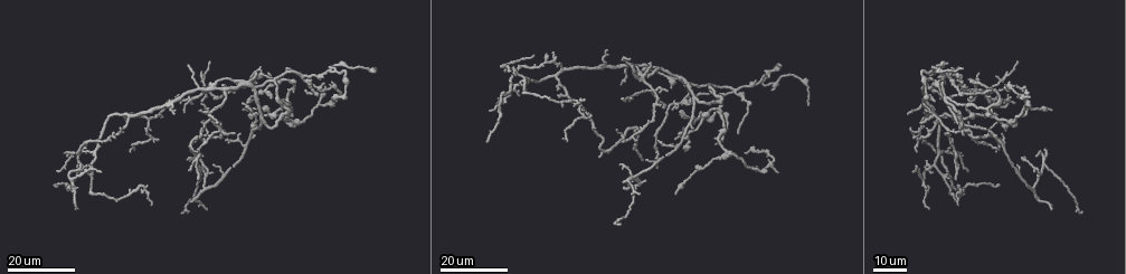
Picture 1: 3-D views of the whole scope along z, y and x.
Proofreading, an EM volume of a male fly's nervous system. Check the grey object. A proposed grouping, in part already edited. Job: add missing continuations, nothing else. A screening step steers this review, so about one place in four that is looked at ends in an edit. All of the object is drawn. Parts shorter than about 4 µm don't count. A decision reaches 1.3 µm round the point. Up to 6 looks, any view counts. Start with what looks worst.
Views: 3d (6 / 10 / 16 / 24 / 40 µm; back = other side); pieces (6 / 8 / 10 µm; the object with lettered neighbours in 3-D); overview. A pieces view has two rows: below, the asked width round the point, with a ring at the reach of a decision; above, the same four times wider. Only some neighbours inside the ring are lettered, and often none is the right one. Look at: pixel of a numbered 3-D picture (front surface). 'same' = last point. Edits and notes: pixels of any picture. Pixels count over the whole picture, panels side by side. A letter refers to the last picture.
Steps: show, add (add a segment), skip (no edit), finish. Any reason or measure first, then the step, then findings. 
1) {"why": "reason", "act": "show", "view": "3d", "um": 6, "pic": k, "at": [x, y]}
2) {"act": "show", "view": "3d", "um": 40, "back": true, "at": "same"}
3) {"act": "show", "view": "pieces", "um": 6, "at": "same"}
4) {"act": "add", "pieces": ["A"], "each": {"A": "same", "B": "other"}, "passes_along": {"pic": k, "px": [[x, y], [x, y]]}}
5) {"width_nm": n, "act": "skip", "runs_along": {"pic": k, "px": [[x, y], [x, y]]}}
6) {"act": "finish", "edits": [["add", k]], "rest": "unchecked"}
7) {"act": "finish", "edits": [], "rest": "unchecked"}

{"why": "free end", "act": "show", "view": "3d", "um": 24, "pic": 1, "at": [624, 180]}

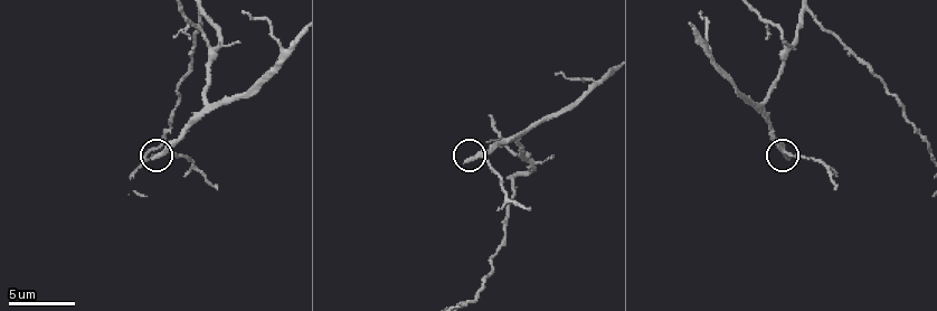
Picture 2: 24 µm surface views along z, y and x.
{"act": "show", "view": "pieces", "um": 10, "pic": 2, "at": [151, 159]}

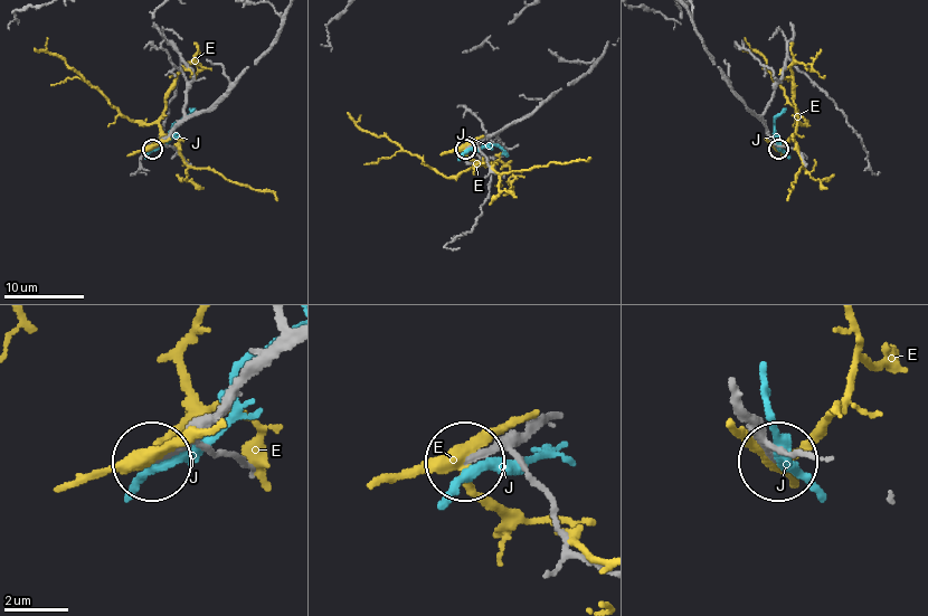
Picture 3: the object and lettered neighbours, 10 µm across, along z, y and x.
{"act": "skip", "each": {"E": "other", "J": "other"}, "runs_along": {"pic": 3, "px": [[284, 346], [158, 457]]}, "found": "no lettered segment goes on from it"}

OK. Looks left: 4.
{"why": "free end", "act": "show", "view": "3d", "um": 24, "pic": 1, "at": [1046, 150]}

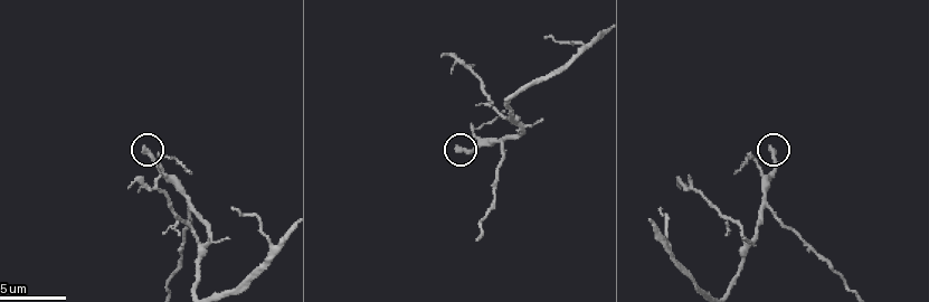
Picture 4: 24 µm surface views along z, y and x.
{"why": "see the neighbours", "act": "show", "view": "pieces", "um": 10, "pic": 4, "at": [770, 146]}

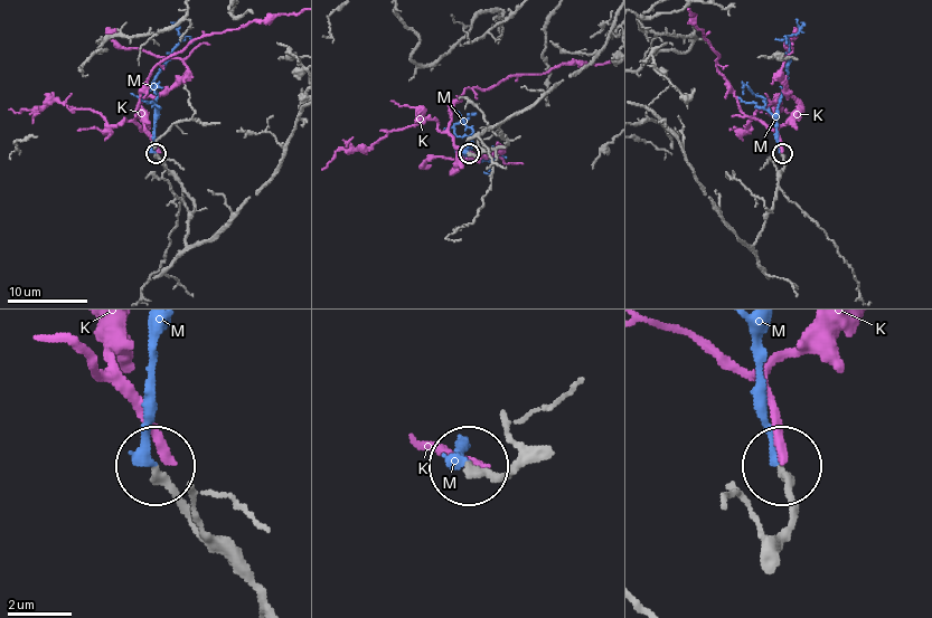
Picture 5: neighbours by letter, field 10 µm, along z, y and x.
{"act": "add", "pieces": ["M"], "each": {"K": "other", "M": "same"}, "found": "the neuron continues"}

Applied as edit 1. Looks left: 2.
{"why": "thin end", "act": "show", "view": "3d", "um": 24, "pic": 1, "at": [675, 193]}

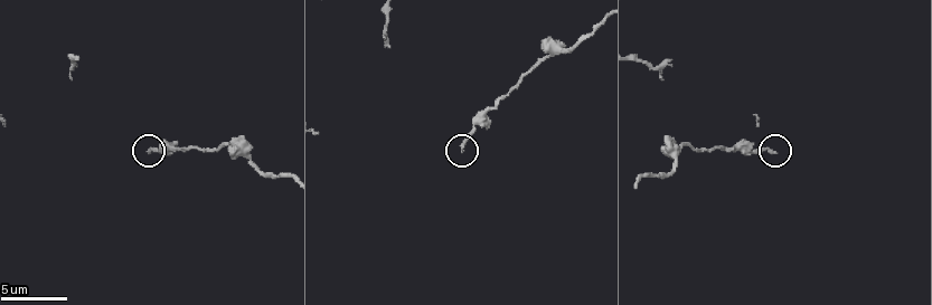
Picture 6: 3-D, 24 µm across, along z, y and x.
{"why": "see the neighbours", "act": "show", "view": "pieces", "um": 6, "pic": 6, "at": [460, 148]}

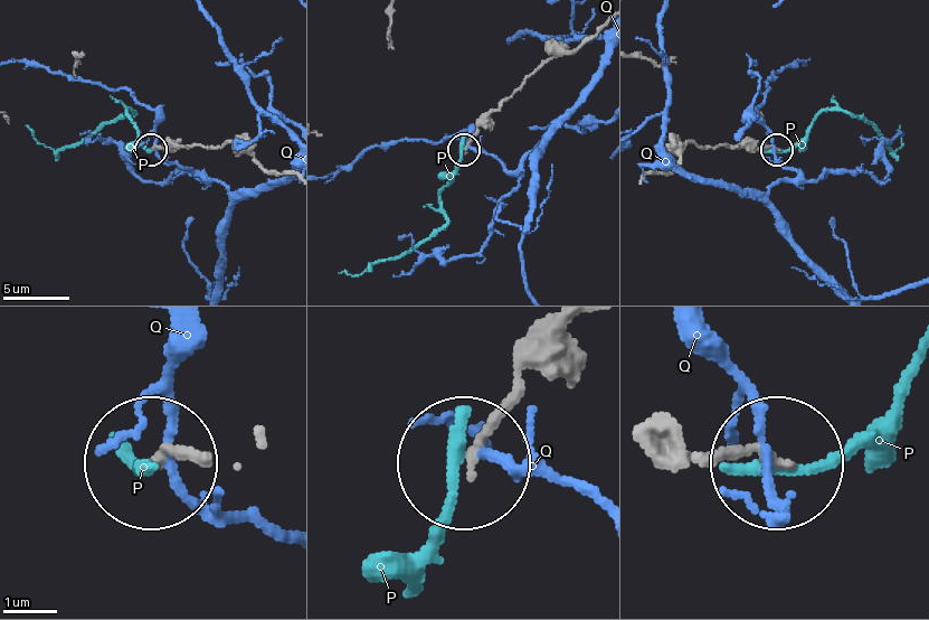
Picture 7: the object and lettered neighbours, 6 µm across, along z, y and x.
{"width_nm": 160, "act": "skip", "each": {"P": "other", "Q": "other"}, "found": "no lettered segment goes on from it"}

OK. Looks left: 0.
{"act": "finish", "edits": [["add", 5]], "rest": "unchecked"}

